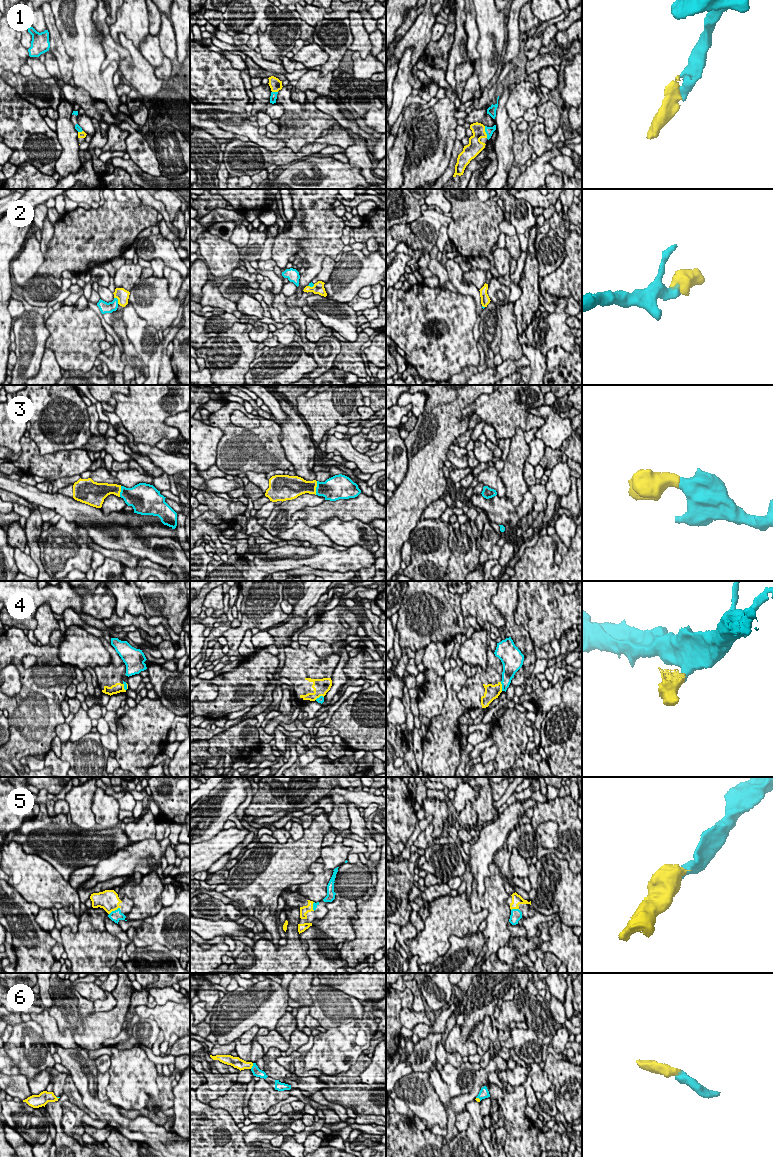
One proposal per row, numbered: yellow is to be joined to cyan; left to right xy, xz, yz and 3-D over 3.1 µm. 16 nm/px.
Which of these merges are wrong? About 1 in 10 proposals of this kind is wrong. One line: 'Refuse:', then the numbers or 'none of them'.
Refuse: 4

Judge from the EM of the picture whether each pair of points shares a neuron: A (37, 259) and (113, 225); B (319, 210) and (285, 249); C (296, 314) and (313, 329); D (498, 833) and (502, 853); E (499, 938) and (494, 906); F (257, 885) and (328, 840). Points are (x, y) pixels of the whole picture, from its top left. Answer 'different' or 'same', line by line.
A: different
B: same
C: different
D: different
E: same
F: different

